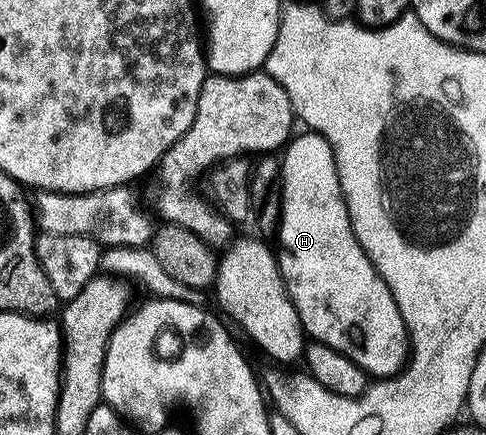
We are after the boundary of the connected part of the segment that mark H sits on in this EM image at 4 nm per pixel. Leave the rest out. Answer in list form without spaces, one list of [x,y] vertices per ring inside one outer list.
[[[313,132],[300,134],[285,147],[286,158],[281,159],[282,225],[276,235],[276,253],[286,291],[300,316],[302,327],[313,341],[336,348],[336,352],[348,356],[348,360],[375,379],[393,378],[407,369],[412,354],[410,332],[404,324],[404,316],[400,316],[400,308],[388,284],[384,284],[364,248],[356,240],[346,197],[342,195],[336,156],[328,140]]]

